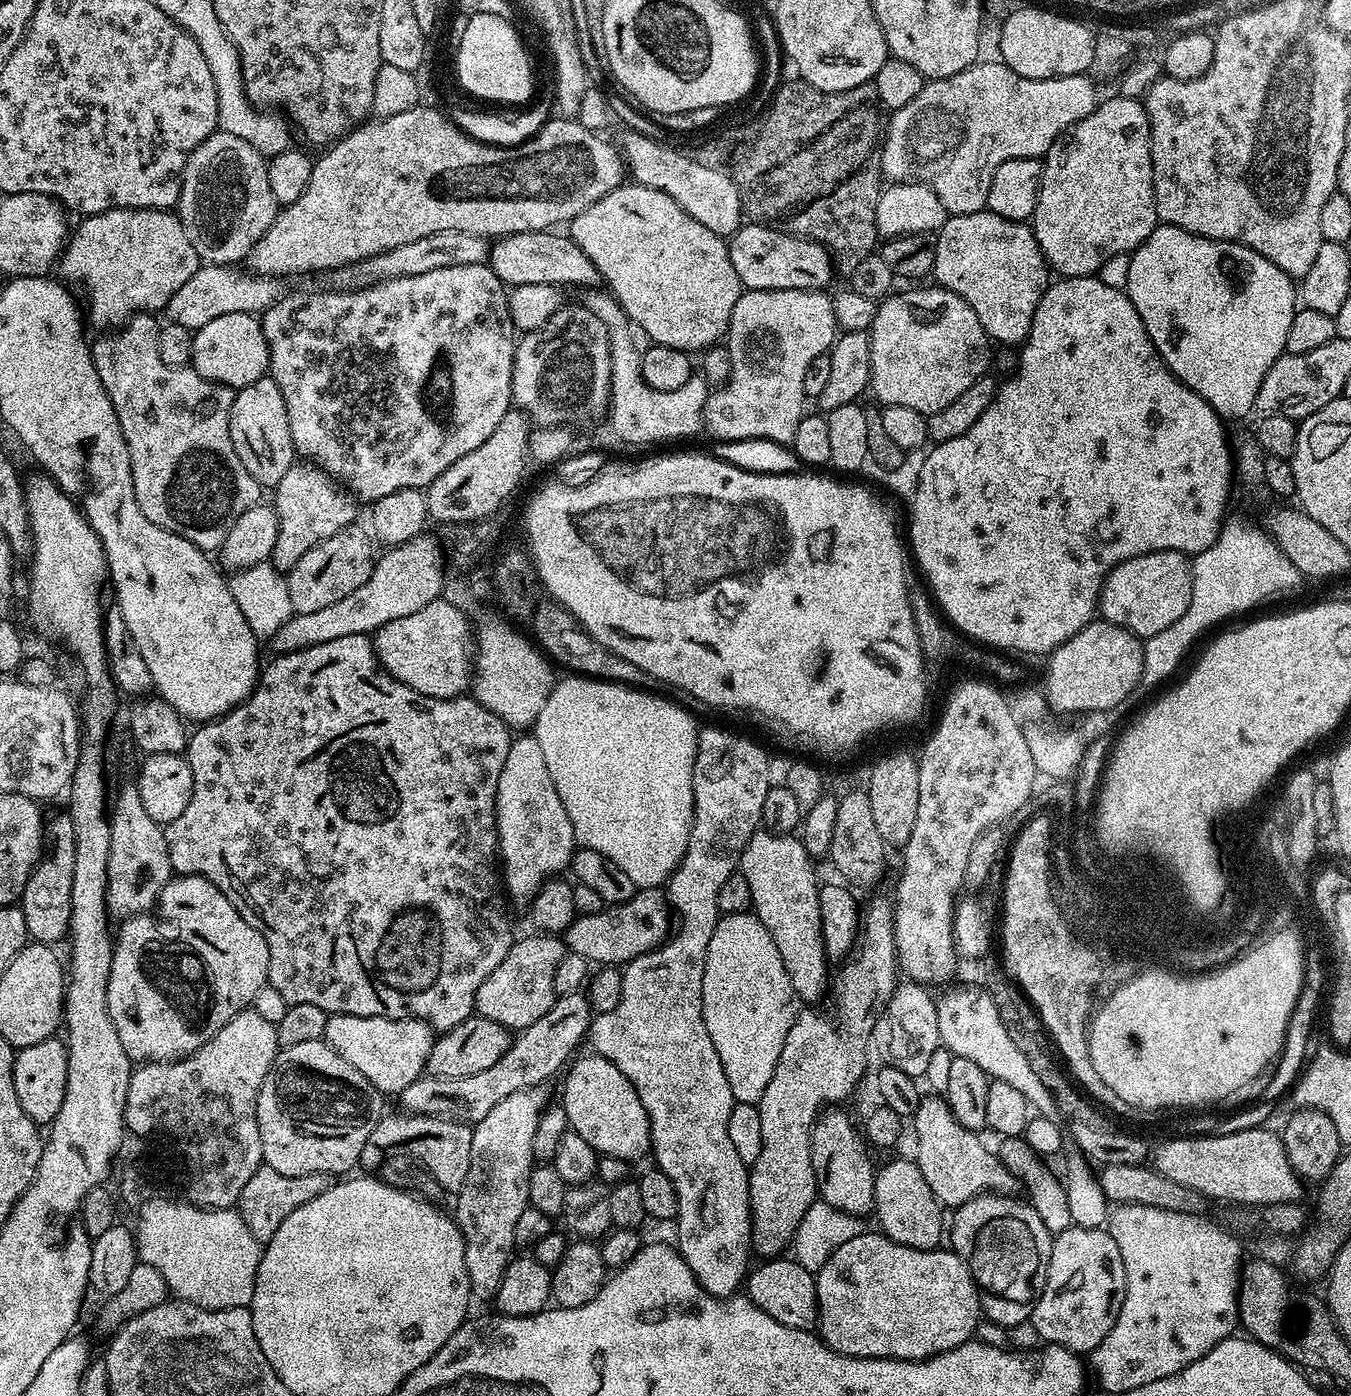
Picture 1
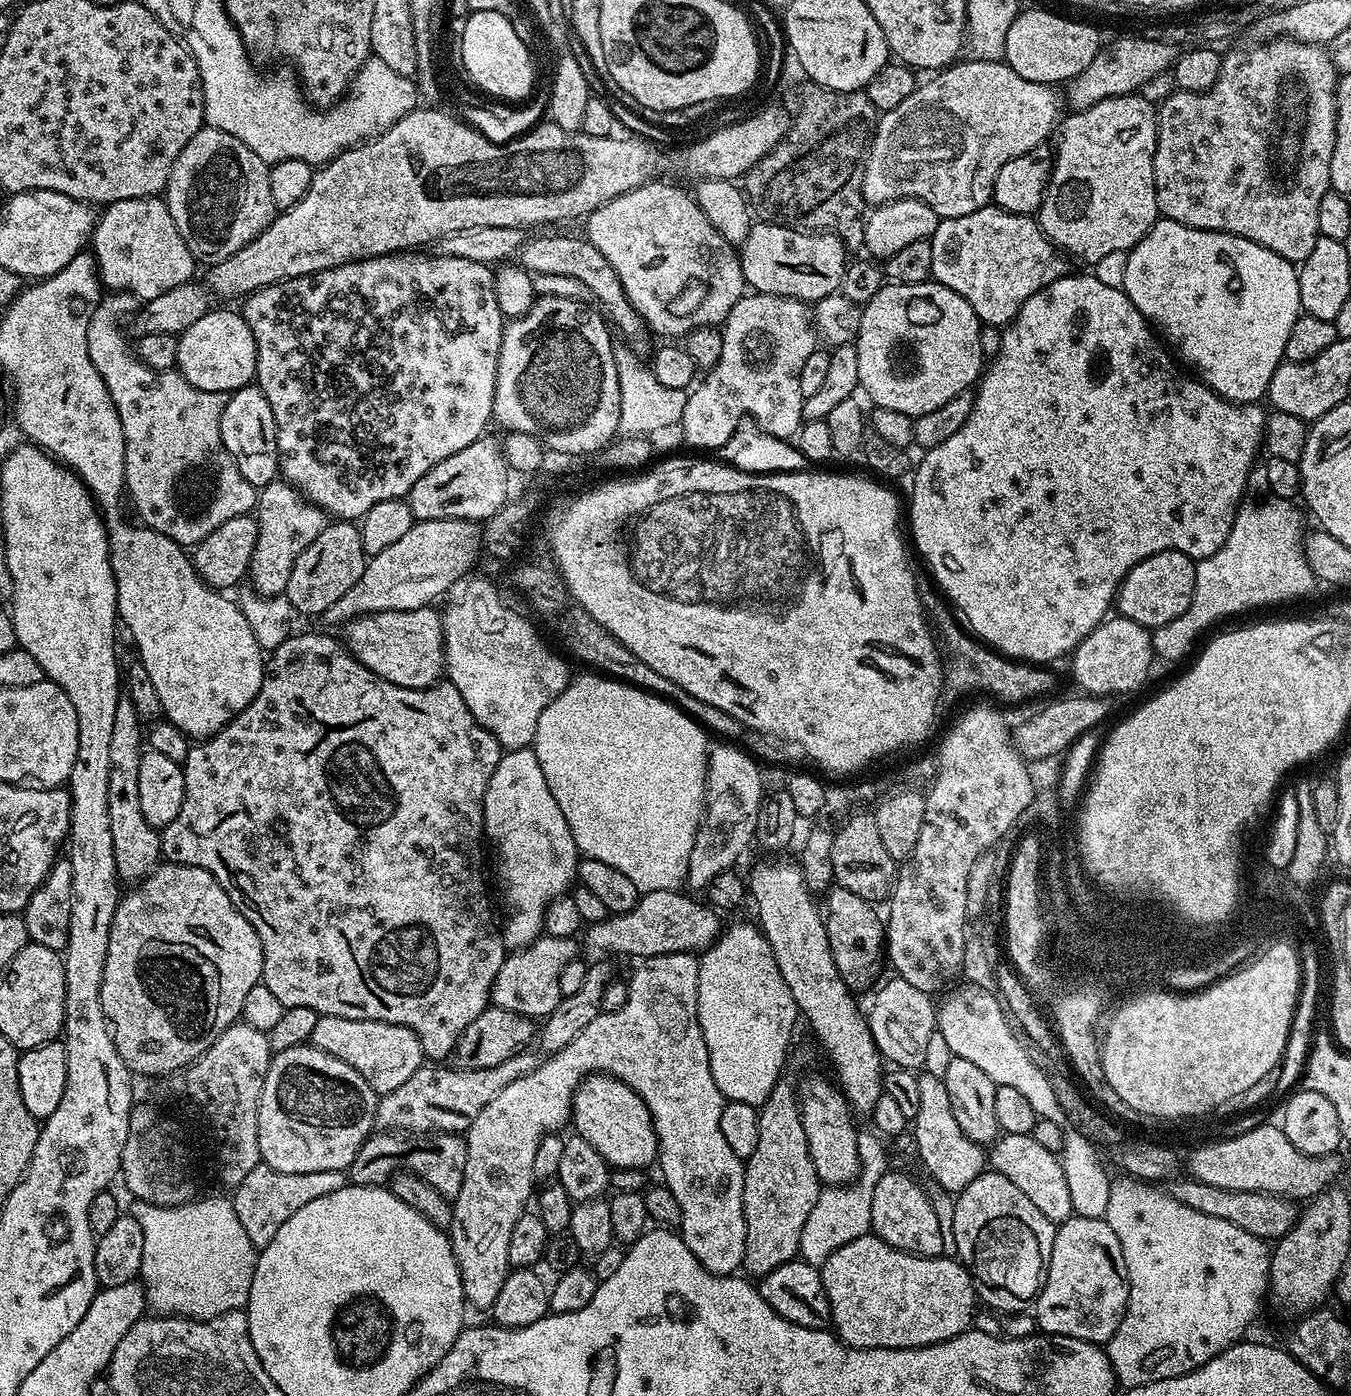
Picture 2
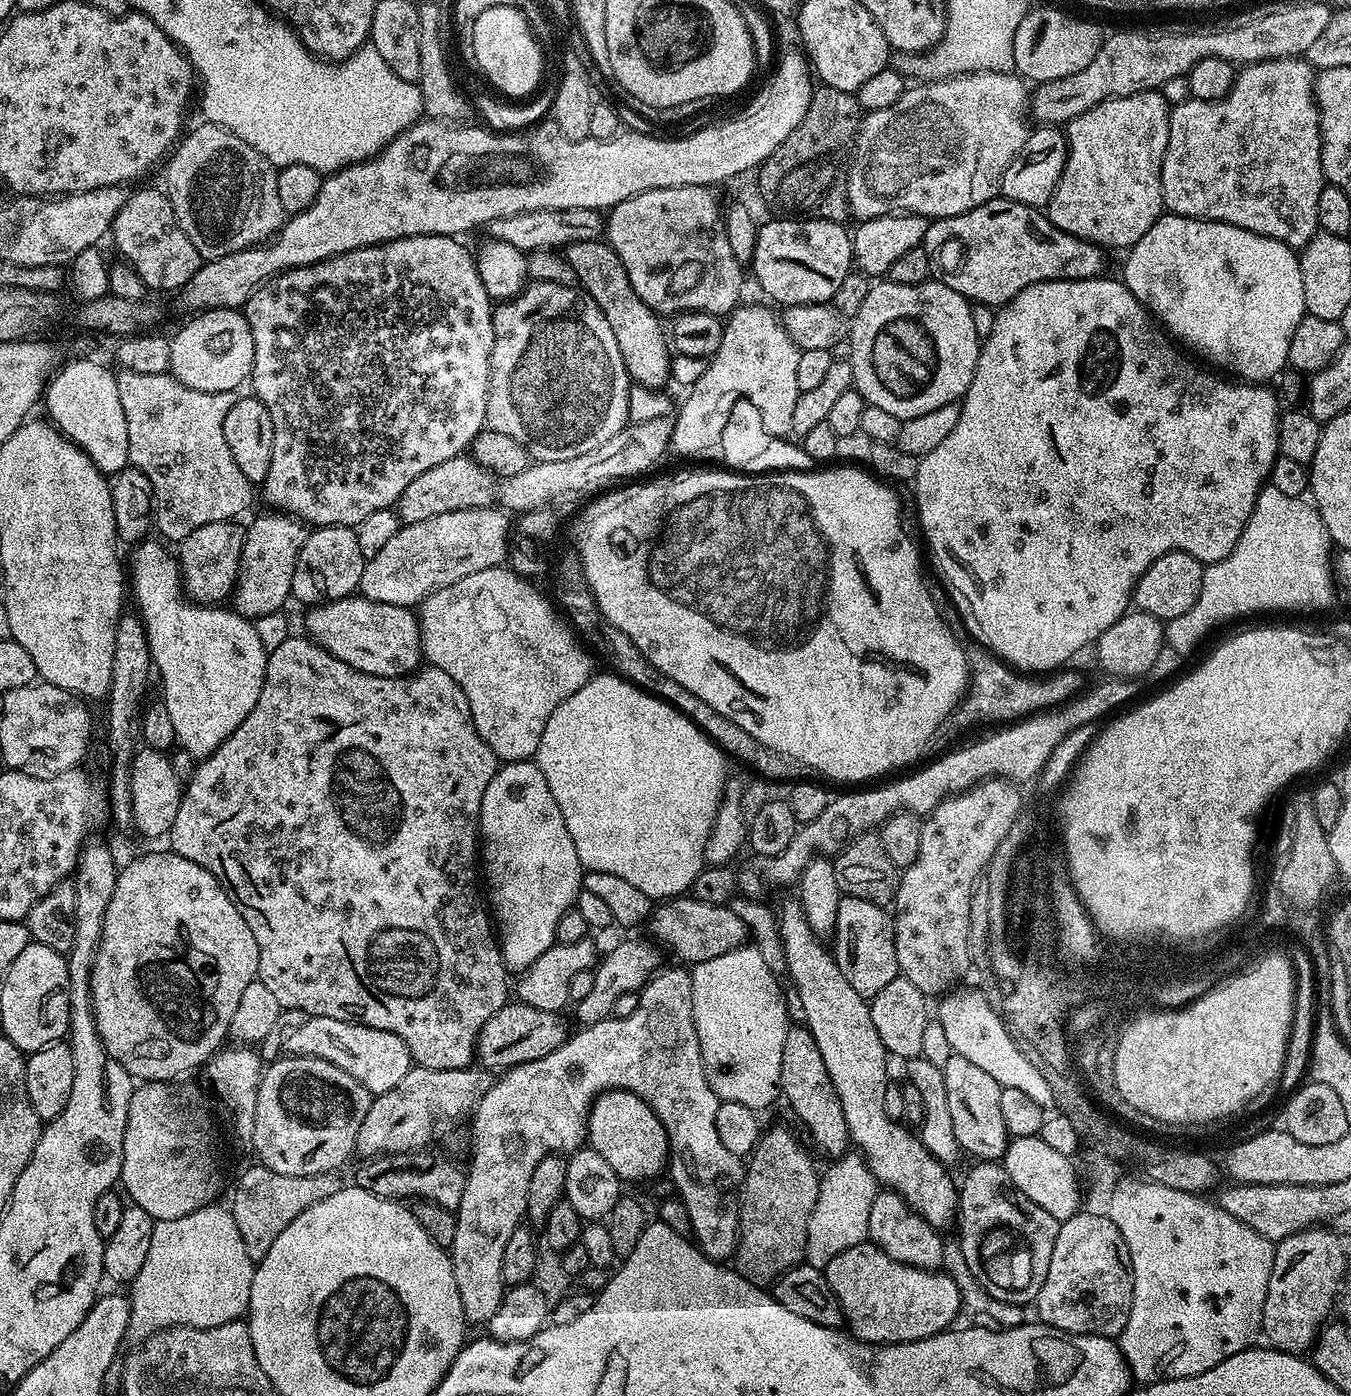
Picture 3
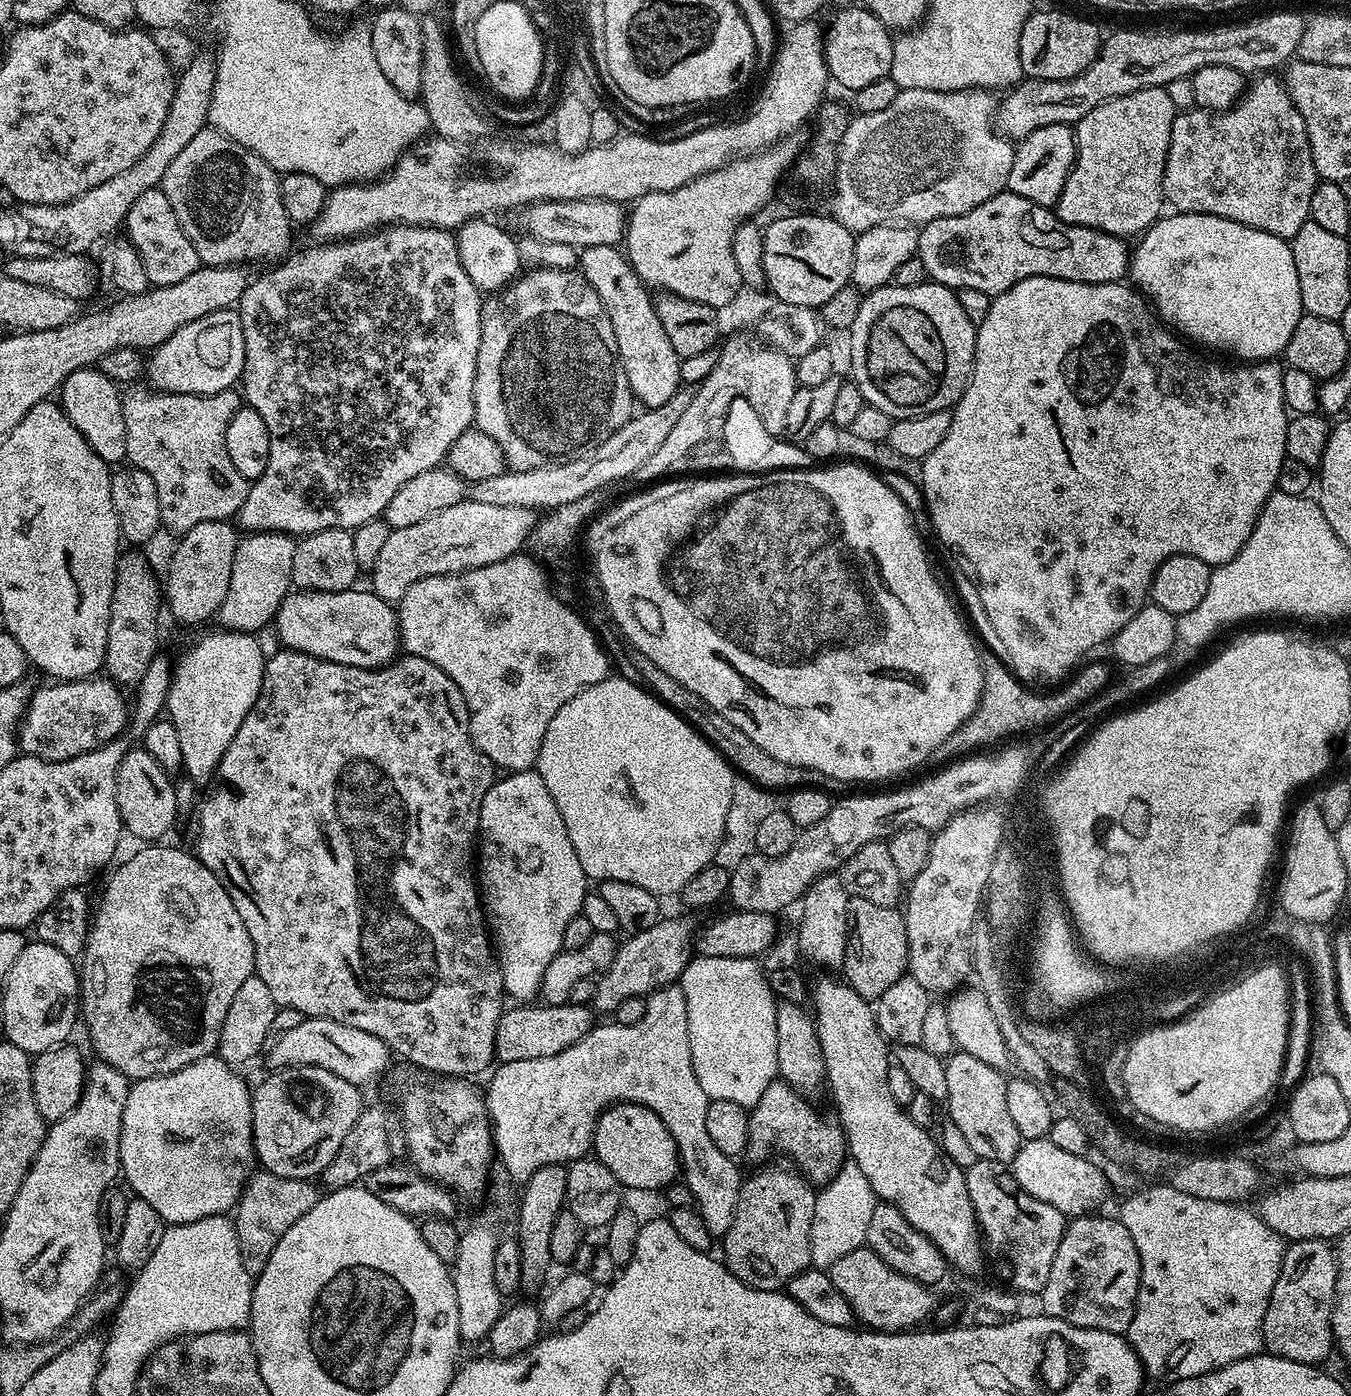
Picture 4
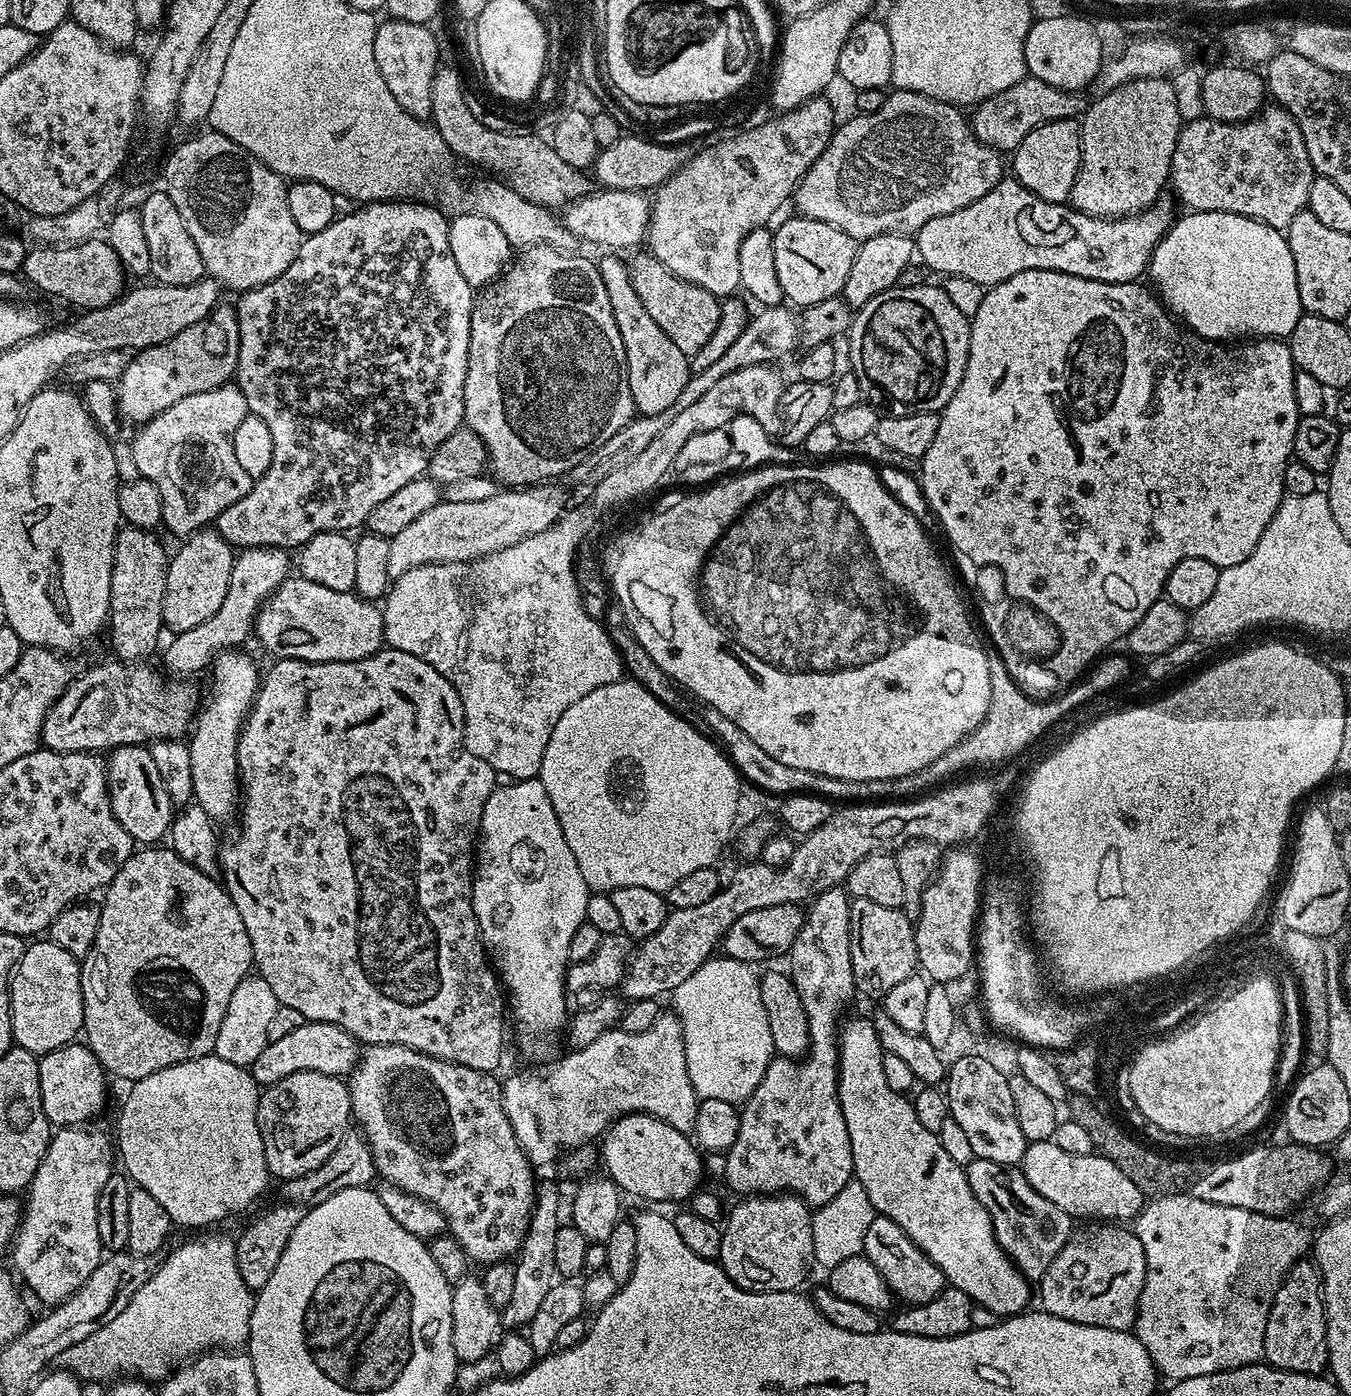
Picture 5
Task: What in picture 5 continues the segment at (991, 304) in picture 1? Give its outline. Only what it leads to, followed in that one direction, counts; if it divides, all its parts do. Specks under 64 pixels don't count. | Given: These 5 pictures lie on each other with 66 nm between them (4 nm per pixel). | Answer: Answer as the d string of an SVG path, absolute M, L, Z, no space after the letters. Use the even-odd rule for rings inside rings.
M1005 178L998 182L998 186L994 186L986 194L982 194L982 198L978 198L978 202L974 202L962 210L954 210L954 214L930 218L930 222L926 222L926 226L922 226L920 231L915 233L914 239L916 241L916 250L923 267L928 270L933 268L934 271L940 272L939 275L941 277L961 276L962 278L970 278L979 284L991 286L998 282L1006 282L1006 278L1014 278L1014 274L1022 274L1022 270L1058 270L1062 274L1074 274L1078 278L1090 278L1091 280L1106 282L1107 284L1131 284L1139 281L1141 279L1139 277L1140 275L1143 277L1147 273L1152 251L1156 249L1158 242L1166 235L1173 223L1172 204L1167 198L1157 200L1152 207L1145 208L1143 212L1137 212L1135 216L1097 218L1085 212L1079 212L1077 208L1072 207L1071 203L1068 202L1063 204L1046 202L1042 198L1038 198L1038 194L1026 190L1026 186L1019 184L1015 178Z

